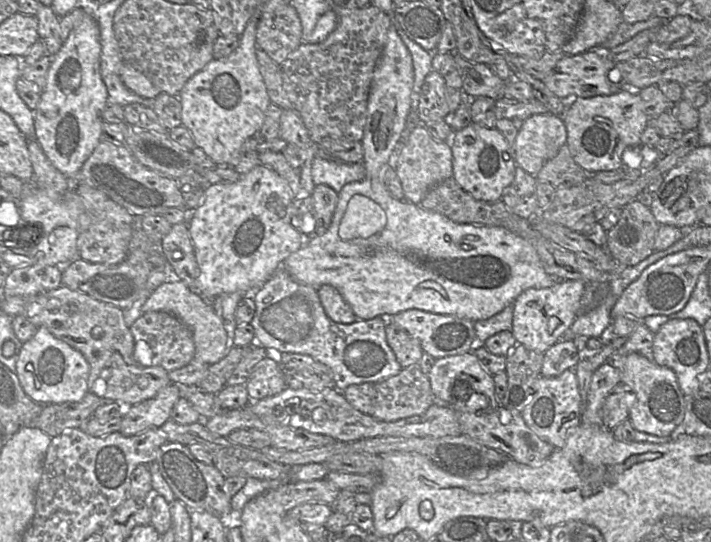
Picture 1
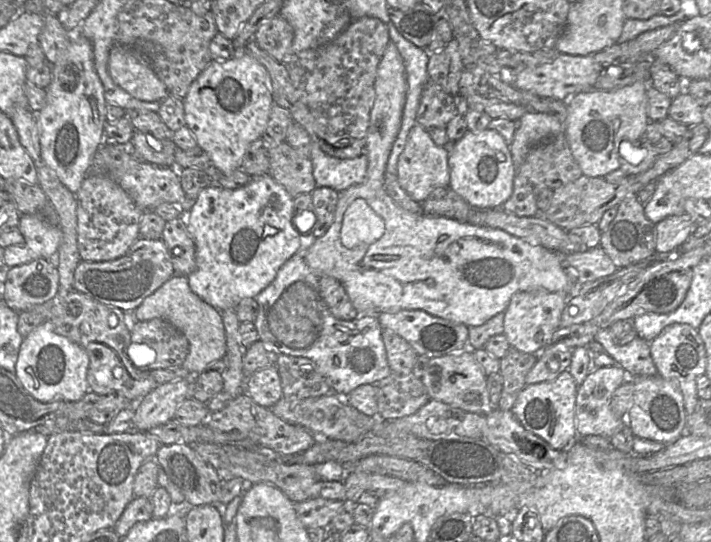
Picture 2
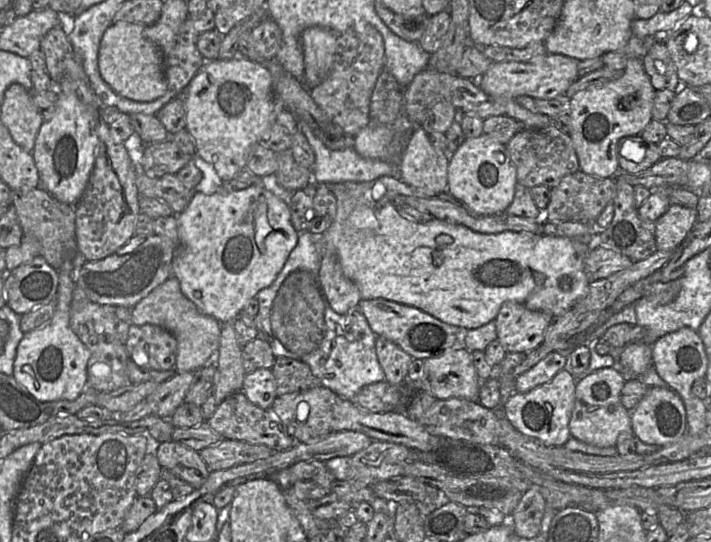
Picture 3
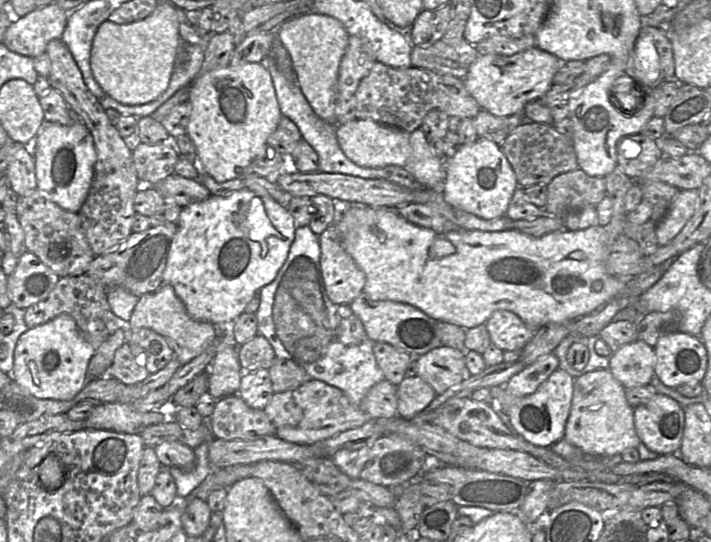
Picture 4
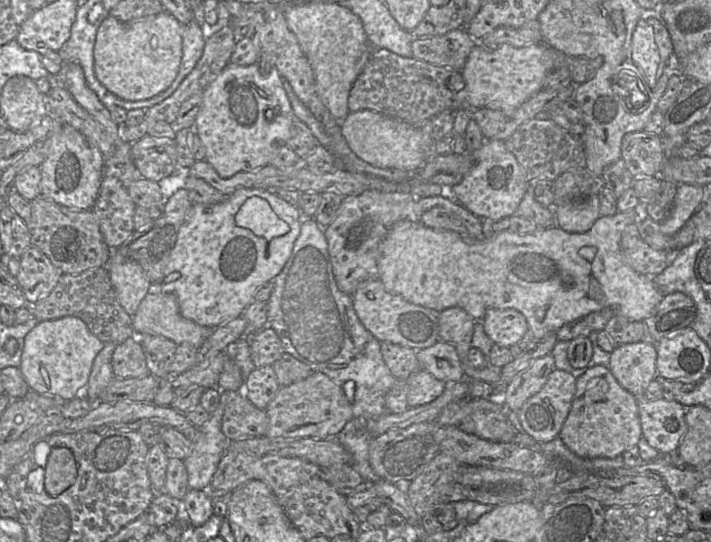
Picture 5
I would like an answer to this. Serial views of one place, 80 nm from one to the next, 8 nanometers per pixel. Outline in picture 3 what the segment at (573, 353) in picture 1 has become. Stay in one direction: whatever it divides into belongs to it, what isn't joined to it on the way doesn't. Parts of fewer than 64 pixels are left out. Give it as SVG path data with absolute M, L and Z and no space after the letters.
M550 352L529 370L515 378L515 390L525 393L549 382L560 370L565 368L567 355L561 352Z

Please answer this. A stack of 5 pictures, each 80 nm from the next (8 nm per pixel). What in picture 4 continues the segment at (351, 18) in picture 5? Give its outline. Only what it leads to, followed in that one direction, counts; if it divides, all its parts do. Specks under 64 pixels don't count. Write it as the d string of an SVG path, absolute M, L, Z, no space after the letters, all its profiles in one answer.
M305 13L283 22L278 30L278 37L289 52L297 84L316 115L338 125L335 105L339 67L349 40L343 24L327 15Z

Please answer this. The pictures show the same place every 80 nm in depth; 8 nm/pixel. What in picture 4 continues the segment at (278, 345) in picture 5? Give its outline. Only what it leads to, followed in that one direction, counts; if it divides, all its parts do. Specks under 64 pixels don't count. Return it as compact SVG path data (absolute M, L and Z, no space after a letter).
M257 334L238 347L238 358L243 371L252 372L260 368L269 369L276 355L269 341Z

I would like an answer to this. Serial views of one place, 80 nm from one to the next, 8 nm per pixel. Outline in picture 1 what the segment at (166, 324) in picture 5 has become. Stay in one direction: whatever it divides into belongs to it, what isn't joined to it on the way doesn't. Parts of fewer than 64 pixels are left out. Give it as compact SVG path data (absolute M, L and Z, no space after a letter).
M171 277L168 281L162 283L146 300L142 306L142 313L152 311L171 313L192 331L195 344L195 354L192 361L208 365L217 363L233 347L231 346L232 328L224 323L212 304L193 293L184 282L176 277Z

